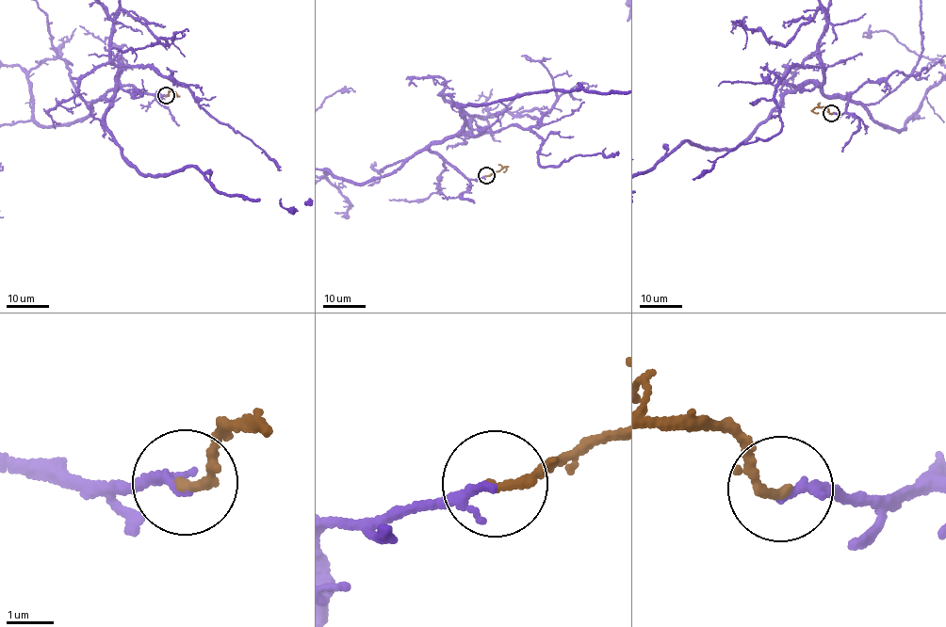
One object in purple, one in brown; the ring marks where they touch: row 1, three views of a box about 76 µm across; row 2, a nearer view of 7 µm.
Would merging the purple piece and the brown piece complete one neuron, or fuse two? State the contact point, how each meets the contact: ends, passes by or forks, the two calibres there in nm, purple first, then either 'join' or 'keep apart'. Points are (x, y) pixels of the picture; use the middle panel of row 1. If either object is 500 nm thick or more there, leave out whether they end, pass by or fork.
(486, 175) | purple passes by | brown ends | 130/200 nm | join

